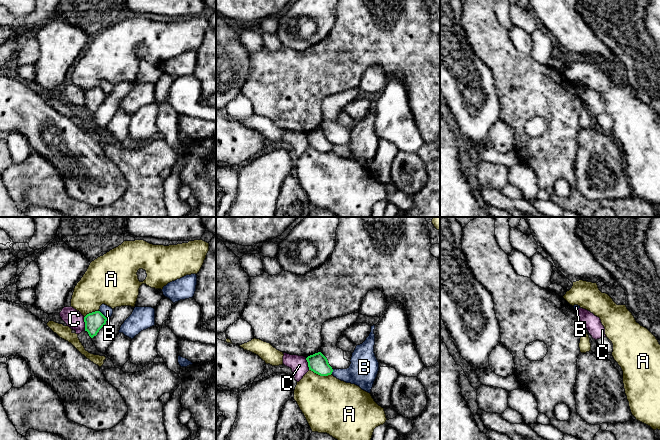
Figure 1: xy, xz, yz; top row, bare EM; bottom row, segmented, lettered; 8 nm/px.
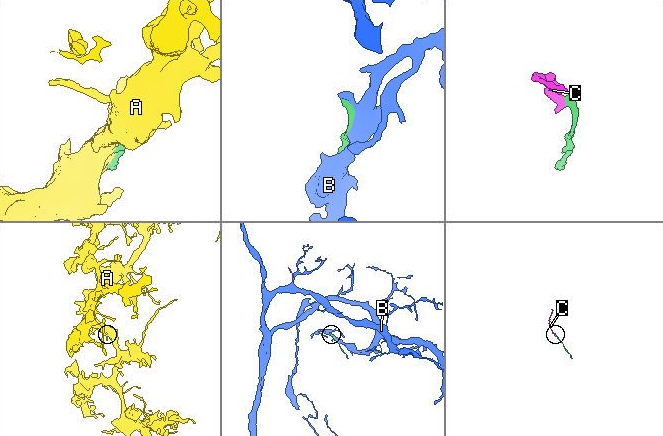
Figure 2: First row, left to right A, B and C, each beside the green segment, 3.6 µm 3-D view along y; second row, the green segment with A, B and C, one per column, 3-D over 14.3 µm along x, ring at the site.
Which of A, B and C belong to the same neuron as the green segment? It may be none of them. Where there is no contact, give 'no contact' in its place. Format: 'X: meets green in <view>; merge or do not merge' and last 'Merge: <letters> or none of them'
A: meets green in xz; do not merge
B: meets green in xy; do not merge
C: meets green in xy; do not merge
Merge: none of them

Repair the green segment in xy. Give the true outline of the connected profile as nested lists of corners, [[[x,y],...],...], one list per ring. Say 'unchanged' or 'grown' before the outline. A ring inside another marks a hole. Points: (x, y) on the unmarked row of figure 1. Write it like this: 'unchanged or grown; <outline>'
unchanged; [[[95,87],[84,93],[85,107],[93,114],[99,106],[106,100],[107,94],[100,88]]]

